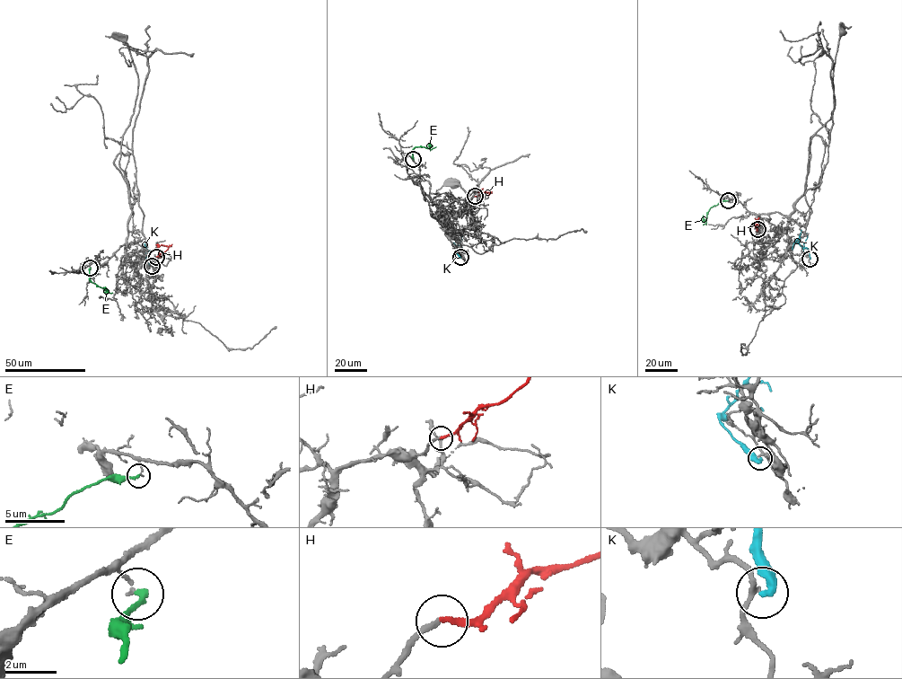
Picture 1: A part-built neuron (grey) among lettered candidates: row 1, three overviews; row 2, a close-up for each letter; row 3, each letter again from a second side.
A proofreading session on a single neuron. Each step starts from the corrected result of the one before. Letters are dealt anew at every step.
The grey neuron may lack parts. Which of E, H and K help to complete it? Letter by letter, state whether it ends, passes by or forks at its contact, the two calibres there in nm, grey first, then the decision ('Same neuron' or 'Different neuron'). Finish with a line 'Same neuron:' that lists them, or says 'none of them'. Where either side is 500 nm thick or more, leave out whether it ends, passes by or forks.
E: It ends there. Thickness 130 nm (grey) against 240 nm. Different neuron
H: It ends there. Thickness 200 nm (grey) against 190 nm. Same neuron
K: It ends there. Thickness 160 nm (grey) against 360 nm. Different neuron
Same neuron: H

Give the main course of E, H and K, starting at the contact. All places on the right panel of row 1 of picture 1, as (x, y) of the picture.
E: (728, 200), (710, 208), (705, 224), (703, 224)
H: (757, 229), (754, 226), (758, 217)
K: (810, 259), (808, 249), (802, 247), (797, 240), (792, 250)

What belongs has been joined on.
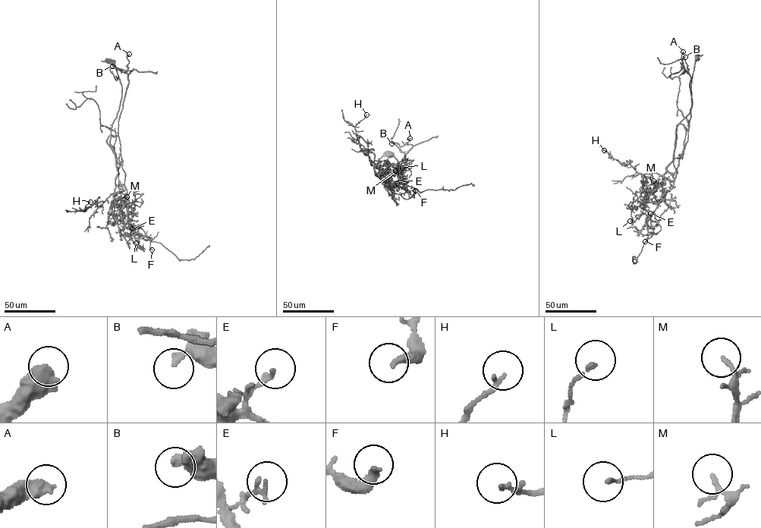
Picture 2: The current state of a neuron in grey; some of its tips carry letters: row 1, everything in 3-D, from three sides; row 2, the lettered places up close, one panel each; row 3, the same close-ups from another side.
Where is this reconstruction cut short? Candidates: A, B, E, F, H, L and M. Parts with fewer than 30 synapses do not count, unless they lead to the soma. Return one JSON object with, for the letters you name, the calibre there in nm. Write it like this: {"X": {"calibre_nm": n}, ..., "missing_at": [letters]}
{"missing_at": []}

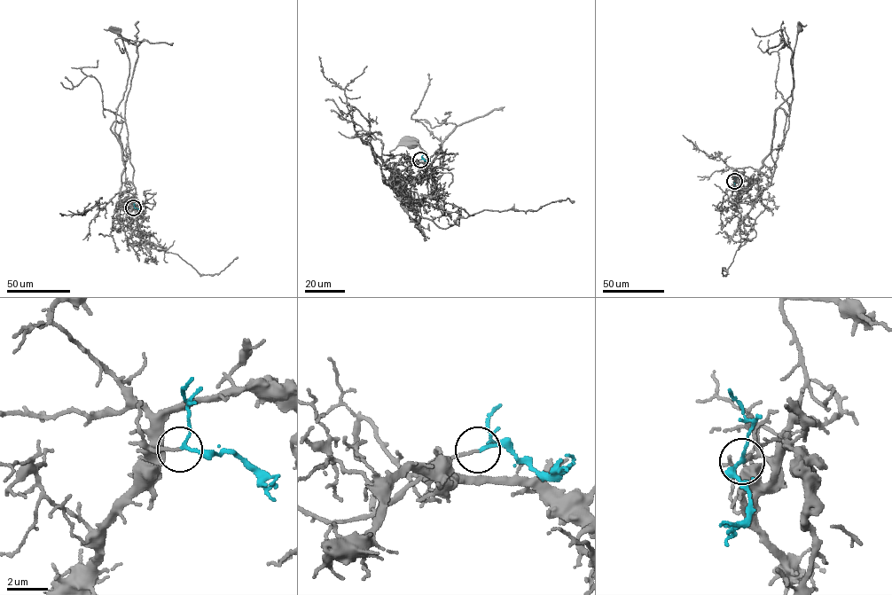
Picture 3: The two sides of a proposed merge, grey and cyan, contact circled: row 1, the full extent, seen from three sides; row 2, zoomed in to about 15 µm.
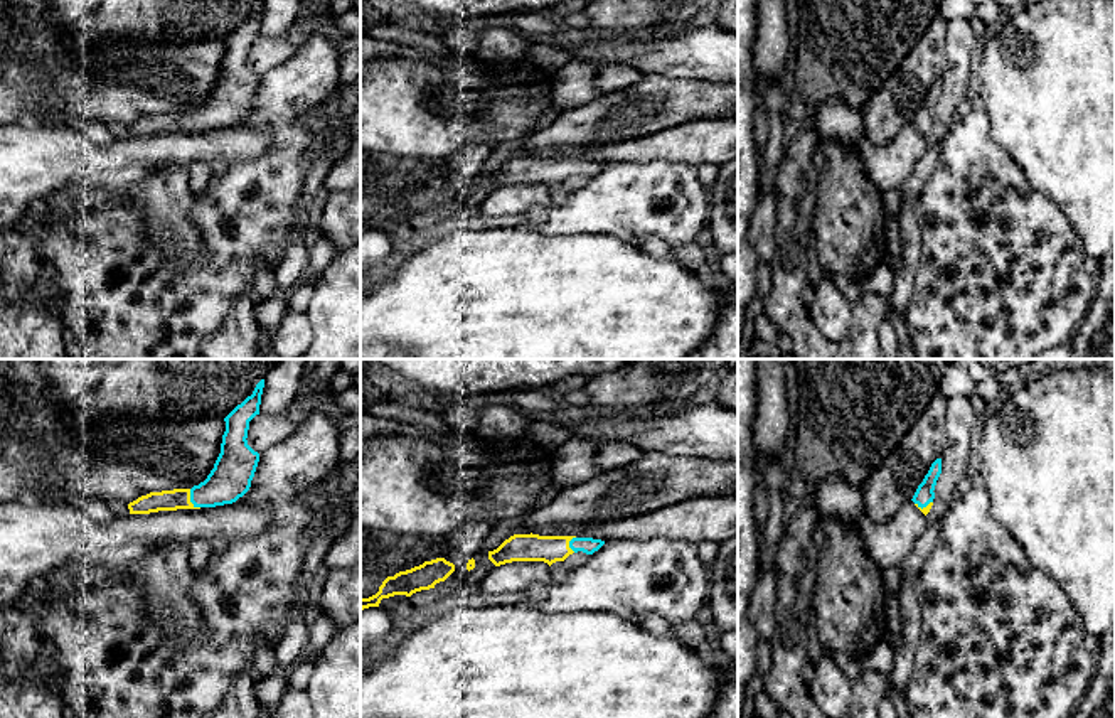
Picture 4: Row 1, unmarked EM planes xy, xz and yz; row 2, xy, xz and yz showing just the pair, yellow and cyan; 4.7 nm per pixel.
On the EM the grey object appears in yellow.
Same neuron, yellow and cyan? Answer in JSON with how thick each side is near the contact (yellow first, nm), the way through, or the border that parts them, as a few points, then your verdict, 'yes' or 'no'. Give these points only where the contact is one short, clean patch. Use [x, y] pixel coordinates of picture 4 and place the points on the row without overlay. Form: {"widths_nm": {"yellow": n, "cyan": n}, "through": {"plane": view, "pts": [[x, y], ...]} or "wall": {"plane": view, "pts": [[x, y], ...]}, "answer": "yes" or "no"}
{"widths_nm": {"yellow": 100, "cyan": 200}, "through": {"plane": "xy", "pts": [[174, 122], [189, 122], [209, 117], [229, 101]]}, "answer": "yes"}

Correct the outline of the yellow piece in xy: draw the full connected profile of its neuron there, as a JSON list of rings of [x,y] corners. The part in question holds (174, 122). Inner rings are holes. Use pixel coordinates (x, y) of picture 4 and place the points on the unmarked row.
[[[264,2],[253,17],[237,27],[226,40],[221,76],[204,104],[192,111],[150,115],[128,126],[130,137],[158,133],[200,131],[232,126],[243,120],[254,99],[259,76],[248,67],[249,44],[259,37]]]

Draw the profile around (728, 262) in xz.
[[[738,248],[719,253],[719,266],[726,280],[738,287]]]

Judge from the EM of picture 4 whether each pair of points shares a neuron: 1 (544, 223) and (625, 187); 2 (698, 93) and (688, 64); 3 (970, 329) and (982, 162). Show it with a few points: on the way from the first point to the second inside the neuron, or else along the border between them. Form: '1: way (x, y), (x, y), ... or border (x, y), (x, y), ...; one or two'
1: way (565, 218), (605, 206); one
2: border (654, 73), (672, 78), (698, 78), (720, 85); two
3: way (970, 287), (967, 216), (974, 204); one

